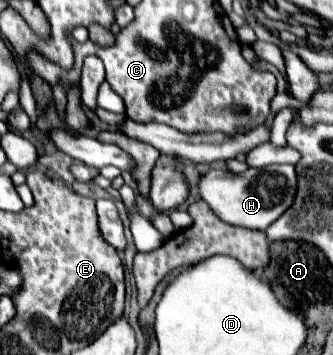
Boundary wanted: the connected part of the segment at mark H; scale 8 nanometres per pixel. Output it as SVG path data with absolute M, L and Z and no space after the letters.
M269 164L265 168L249 168L243 174L231 174L225 170L209 170L199 182L201 198L211 204L221 220L233 226L267 230L289 208L297 194L297 174L291 164Z

